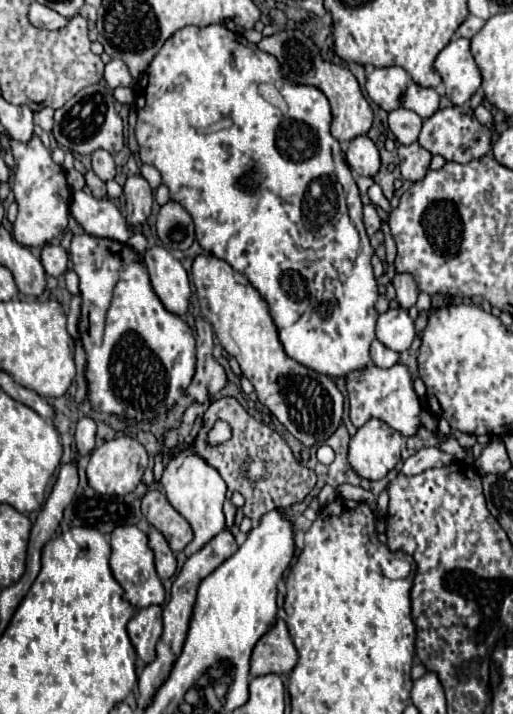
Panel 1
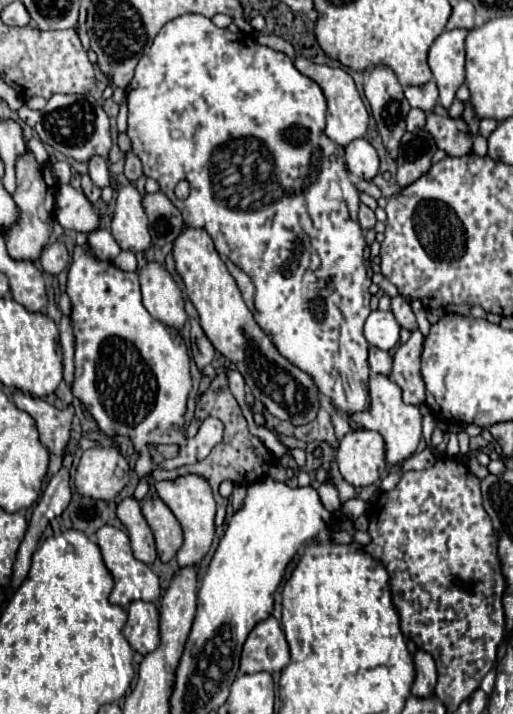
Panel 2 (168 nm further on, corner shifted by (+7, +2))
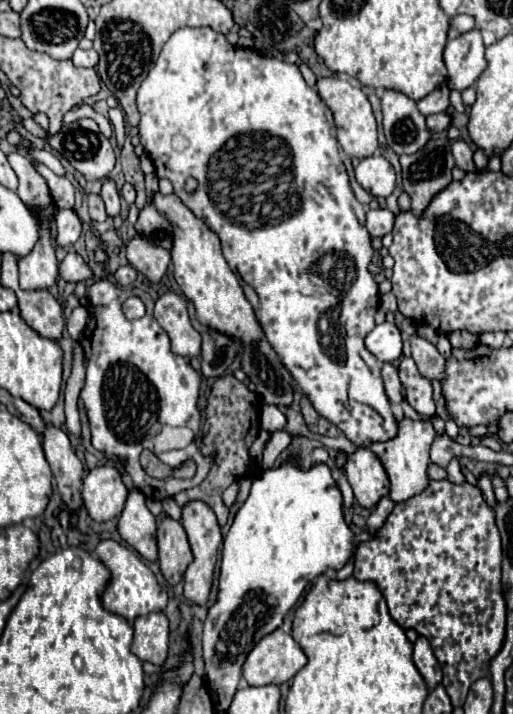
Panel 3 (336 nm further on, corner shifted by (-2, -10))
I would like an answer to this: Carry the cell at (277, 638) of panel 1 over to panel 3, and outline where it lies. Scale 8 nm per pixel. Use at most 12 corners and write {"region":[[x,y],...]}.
{"region":[[280,628],[244,662],[250,686],[282,684],[306,666],[306,654]]}

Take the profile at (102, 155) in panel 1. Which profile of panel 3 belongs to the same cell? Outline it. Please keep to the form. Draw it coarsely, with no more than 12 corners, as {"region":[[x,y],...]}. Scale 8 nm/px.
{"region":[[106,178],[100,192],[108,216],[120,212],[120,194]]}

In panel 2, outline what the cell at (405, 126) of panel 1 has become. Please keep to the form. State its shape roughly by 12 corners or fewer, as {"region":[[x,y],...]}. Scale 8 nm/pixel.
{"region":[[413,108],[407,116],[407,132],[421,130],[427,112]]}

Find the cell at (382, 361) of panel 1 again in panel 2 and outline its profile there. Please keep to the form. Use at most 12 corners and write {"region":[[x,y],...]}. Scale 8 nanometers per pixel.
{"region":[[369,348],[373,374],[389,376],[393,358],[385,350]]}

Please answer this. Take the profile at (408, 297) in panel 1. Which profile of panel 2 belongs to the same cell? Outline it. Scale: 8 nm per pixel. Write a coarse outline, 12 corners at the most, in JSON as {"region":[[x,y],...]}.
{"region":[[403,296],[391,300],[401,328],[417,330],[415,314]]}

